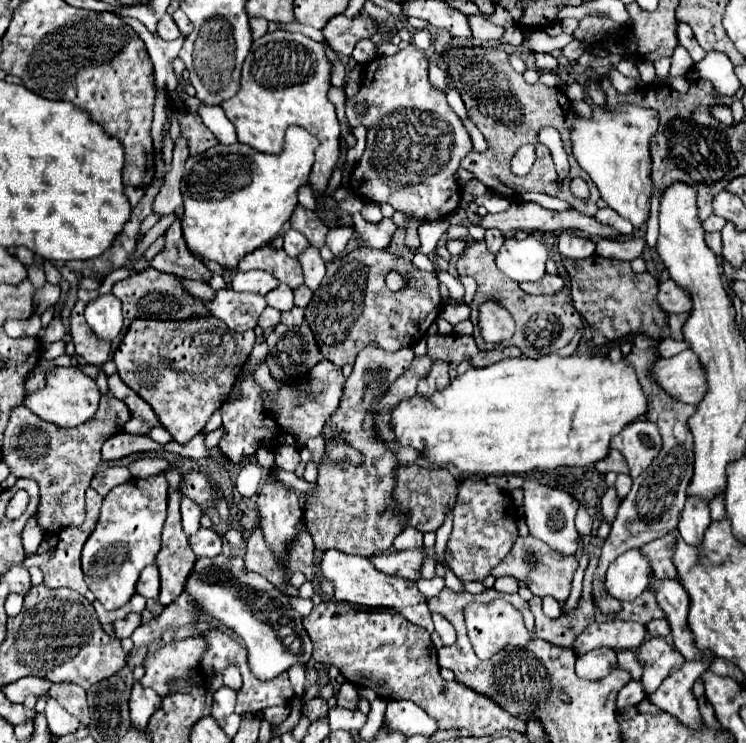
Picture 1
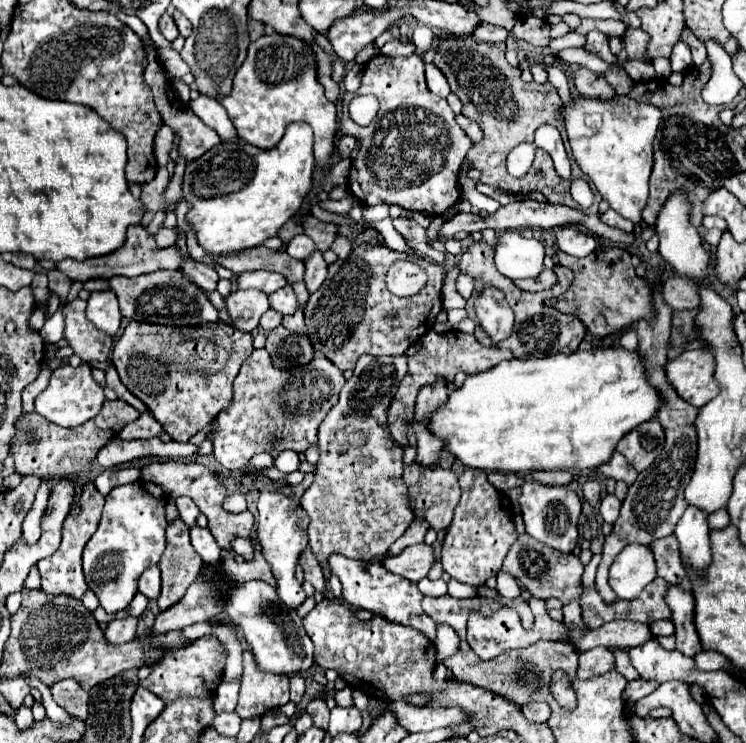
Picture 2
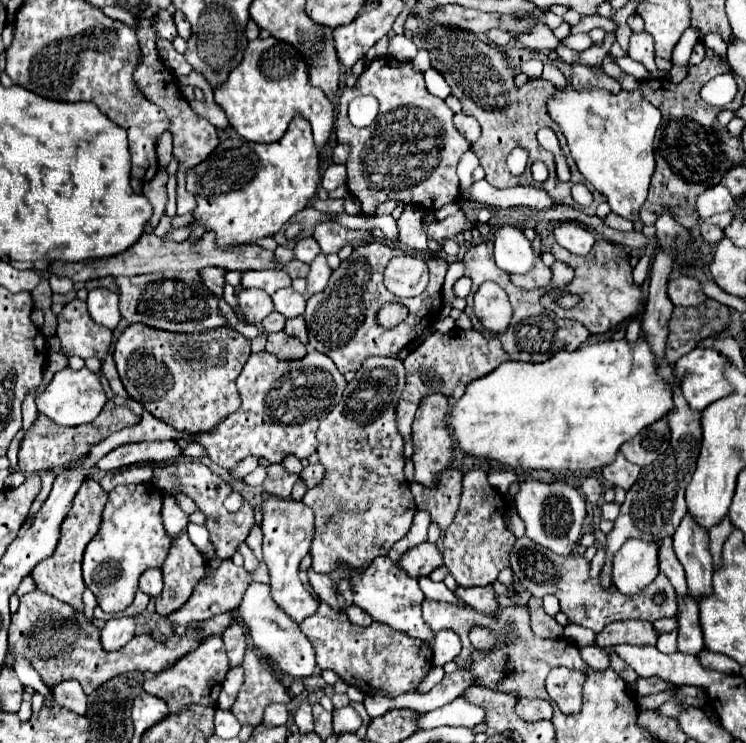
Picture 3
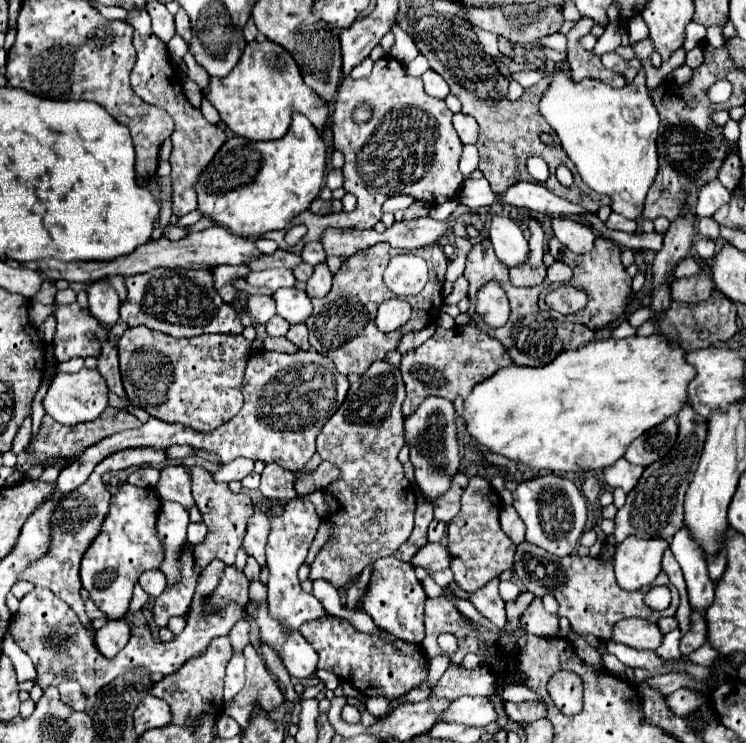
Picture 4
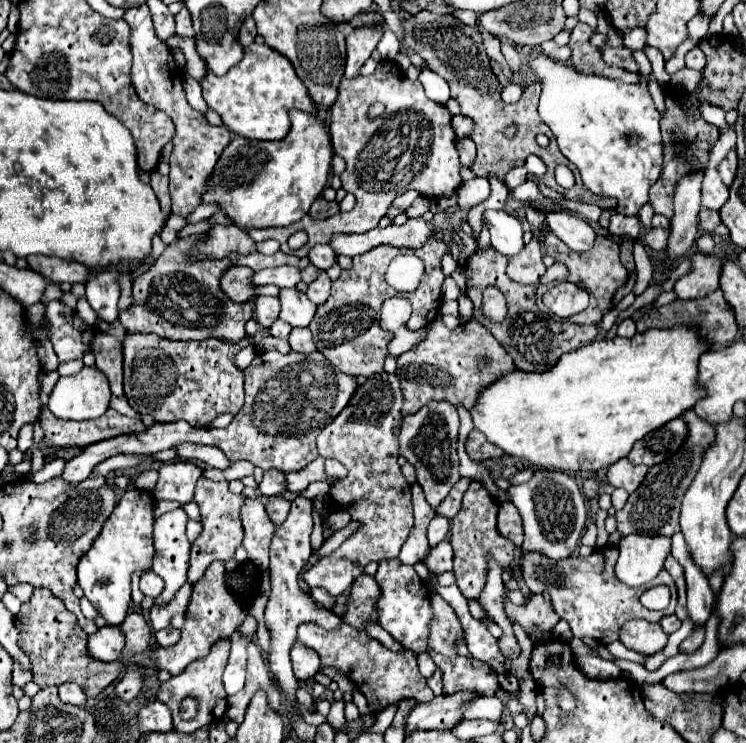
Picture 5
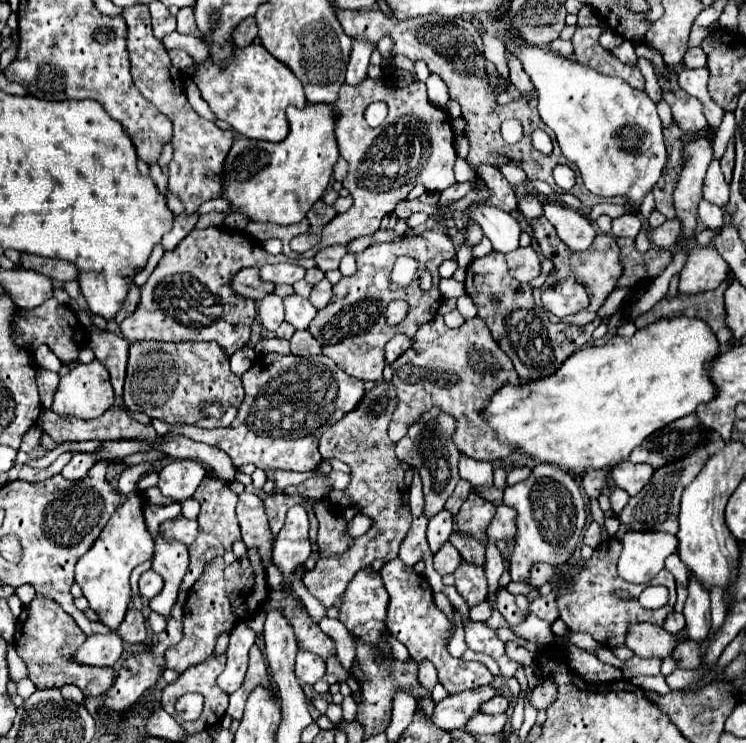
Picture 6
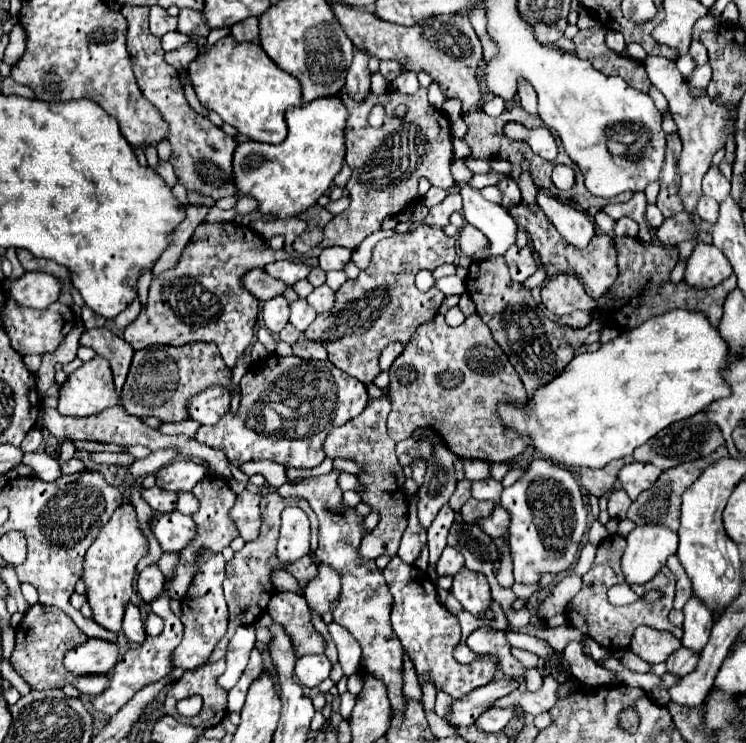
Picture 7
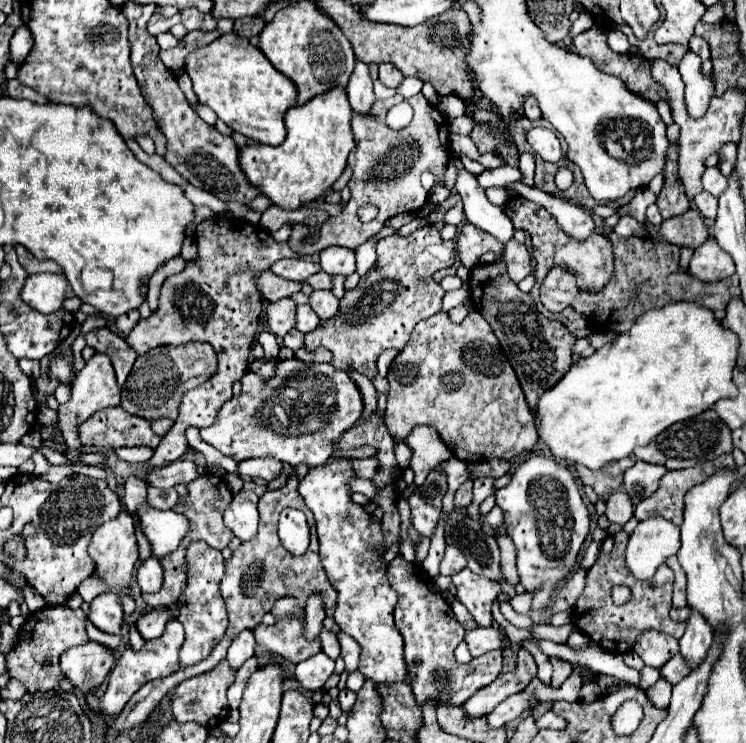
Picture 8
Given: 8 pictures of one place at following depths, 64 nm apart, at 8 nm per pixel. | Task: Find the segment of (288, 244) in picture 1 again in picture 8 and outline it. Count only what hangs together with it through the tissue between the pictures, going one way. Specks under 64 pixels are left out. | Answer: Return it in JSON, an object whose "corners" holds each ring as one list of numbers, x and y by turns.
{"corners":[[330,246,320,252,320,264,326,274,342,274,350,276,356,272,356,256,354,250,344,248,344,246]]}

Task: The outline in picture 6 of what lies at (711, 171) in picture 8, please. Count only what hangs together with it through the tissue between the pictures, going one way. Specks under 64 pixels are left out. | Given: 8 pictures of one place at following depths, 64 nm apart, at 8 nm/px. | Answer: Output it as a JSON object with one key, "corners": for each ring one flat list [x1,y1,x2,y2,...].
{"corners":[[712,160,704,178,704,198,716,206,724,206,728,202,728,196,730,196,730,186,724,180,720,162]]}

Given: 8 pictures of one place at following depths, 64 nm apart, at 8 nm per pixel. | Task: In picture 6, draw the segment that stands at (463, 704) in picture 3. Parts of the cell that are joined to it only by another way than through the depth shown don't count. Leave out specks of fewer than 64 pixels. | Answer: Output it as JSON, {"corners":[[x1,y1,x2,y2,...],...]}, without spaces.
{"corners":[[496,696,496,698,488,700,488,704,482,704,480,712,484,712,484,714,502,714,502,712,508,710,508,706,510,706,510,698]]}

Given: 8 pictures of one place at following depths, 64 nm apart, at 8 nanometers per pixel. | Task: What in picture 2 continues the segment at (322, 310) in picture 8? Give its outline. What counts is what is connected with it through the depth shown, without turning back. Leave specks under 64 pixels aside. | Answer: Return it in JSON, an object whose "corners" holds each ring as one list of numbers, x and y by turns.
{"corners":[[316,250,308,260,304,260,304,264,306,264,304,282,306,282,310,292,316,292,324,284,326,276,328,276,328,264,324,262,320,250]]}

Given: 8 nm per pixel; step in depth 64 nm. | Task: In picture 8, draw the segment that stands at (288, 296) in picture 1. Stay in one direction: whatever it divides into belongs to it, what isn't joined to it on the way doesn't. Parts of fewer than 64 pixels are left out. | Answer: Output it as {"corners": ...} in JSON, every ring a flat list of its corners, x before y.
{"corners":[[308,304,298,306,298,312,296,312,296,328,302,334,308,334,308,332,316,330,318,324,320,324,320,318,316,316,316,312]]}

